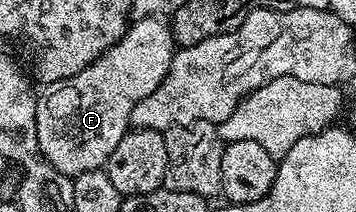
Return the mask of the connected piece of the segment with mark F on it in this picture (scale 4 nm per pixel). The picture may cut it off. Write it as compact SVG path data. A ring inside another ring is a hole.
M137 18L103 57L84 71L45 86L38 98L36 135L46 161L71 179L84 171L102 169L116 143L131 128L133 107L160 85L170 70L176 42L169 24L161 18Z

